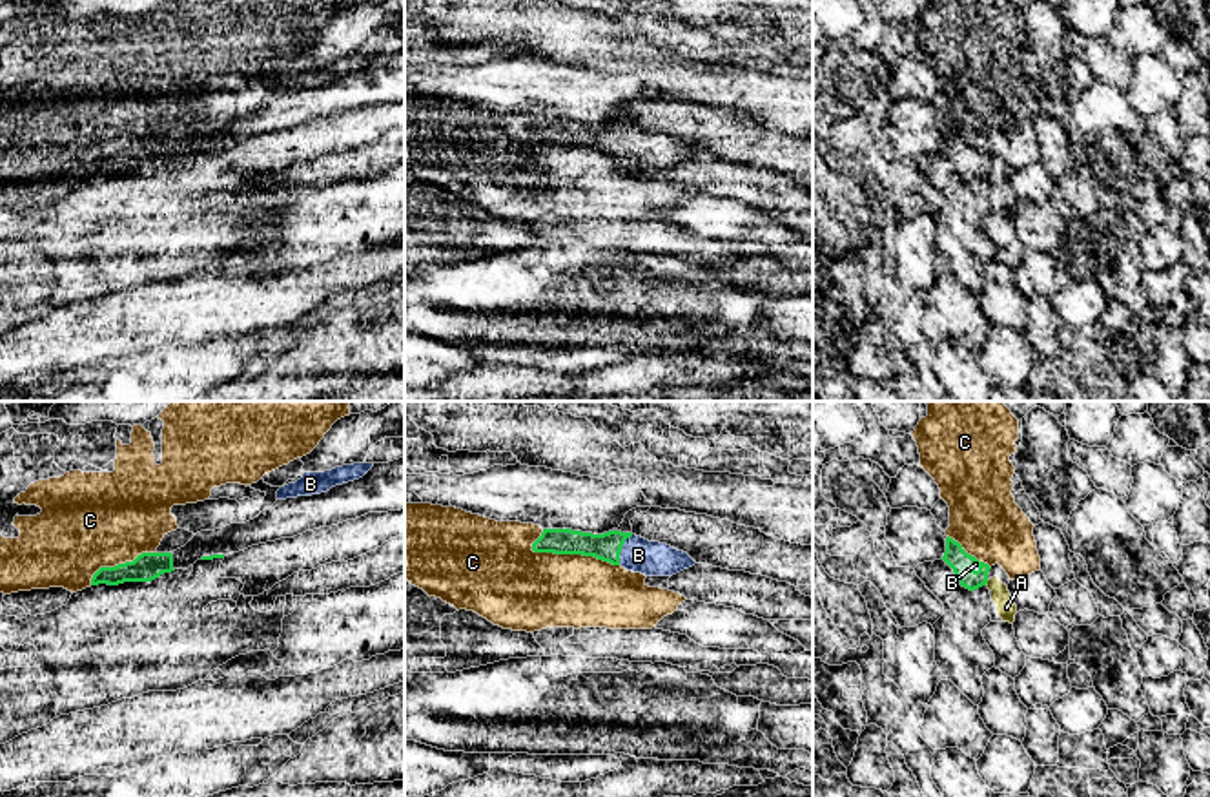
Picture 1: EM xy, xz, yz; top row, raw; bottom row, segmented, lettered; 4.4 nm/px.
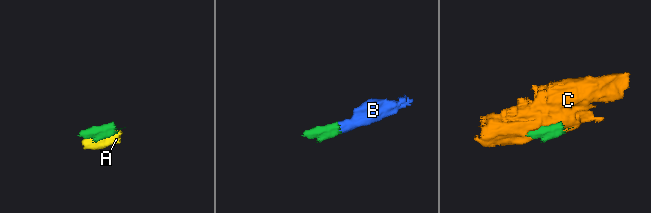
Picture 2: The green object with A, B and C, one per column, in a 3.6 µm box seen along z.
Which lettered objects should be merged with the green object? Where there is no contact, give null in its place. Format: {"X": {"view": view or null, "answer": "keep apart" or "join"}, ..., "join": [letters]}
{"A": {"view": "yz", "answer": "keep apart"}, "B": {"view": "xz", "answer": "join"}, "C": {"view": "xz", "answer": "keep apart"}, "join": ["B"]}

